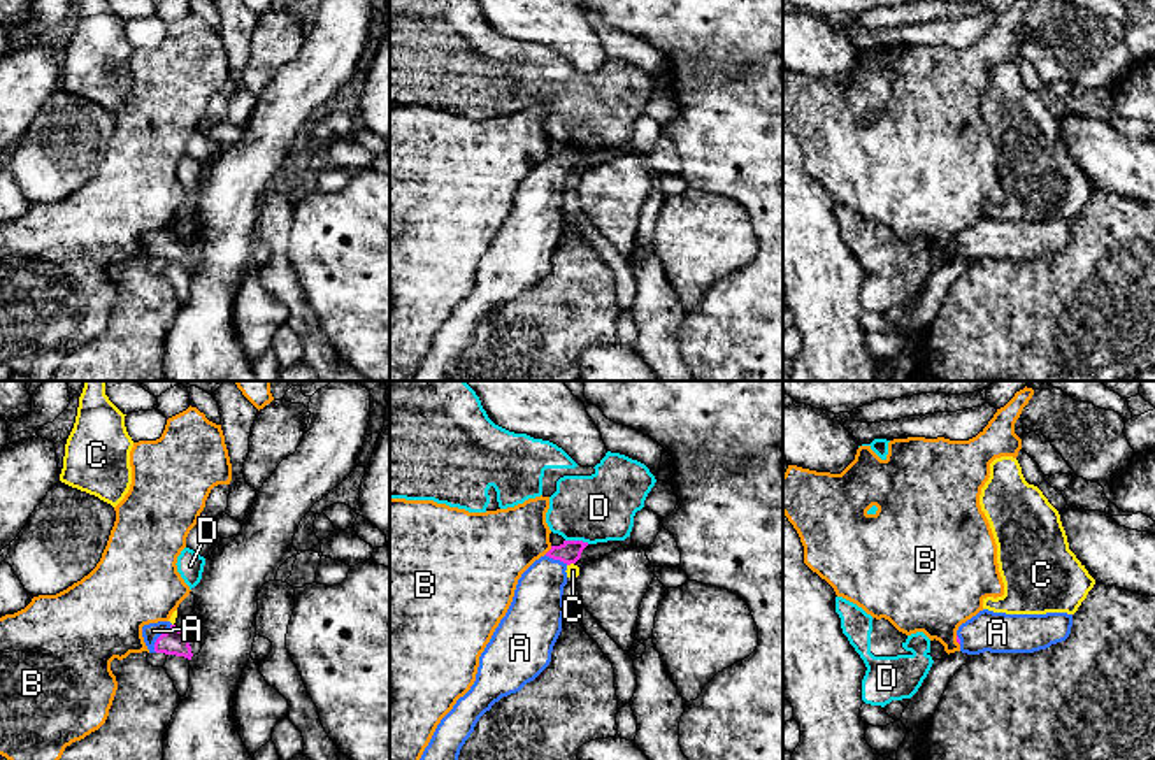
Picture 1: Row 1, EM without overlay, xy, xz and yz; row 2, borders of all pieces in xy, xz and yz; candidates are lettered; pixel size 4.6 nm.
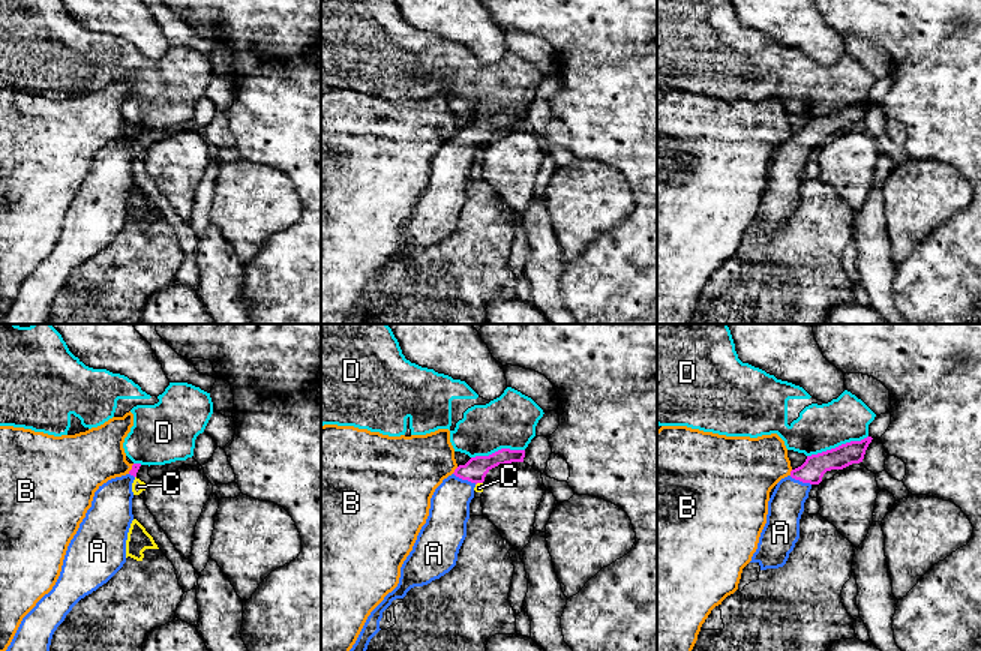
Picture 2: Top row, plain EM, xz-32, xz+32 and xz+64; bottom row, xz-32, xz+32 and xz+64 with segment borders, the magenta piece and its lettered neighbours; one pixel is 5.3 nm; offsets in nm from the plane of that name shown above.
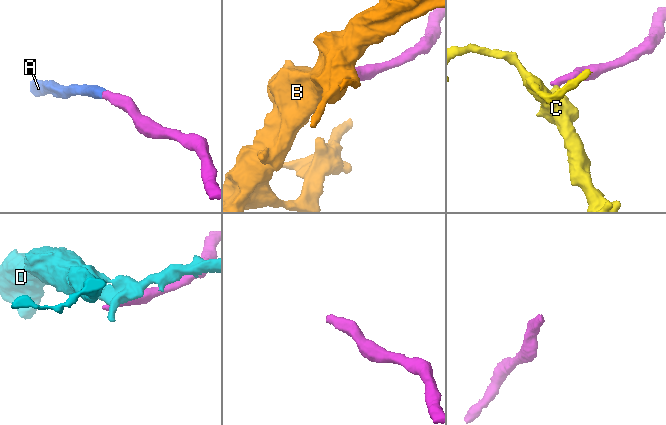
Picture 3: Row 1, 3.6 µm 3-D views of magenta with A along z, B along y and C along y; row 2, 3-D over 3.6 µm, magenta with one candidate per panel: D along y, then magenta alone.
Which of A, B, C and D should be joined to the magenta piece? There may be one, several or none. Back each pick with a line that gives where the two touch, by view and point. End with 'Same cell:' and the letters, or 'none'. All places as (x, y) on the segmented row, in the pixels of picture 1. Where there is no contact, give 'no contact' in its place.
A: contact xy (158, 638)
Same cell: A

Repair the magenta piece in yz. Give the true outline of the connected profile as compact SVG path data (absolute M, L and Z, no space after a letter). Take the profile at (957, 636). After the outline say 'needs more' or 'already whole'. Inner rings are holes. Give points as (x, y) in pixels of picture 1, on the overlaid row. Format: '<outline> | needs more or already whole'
M988 609L962 623L957 630L960 651L967 655L1034 653L1069 637L1072 614L1006 614Z | needs more

